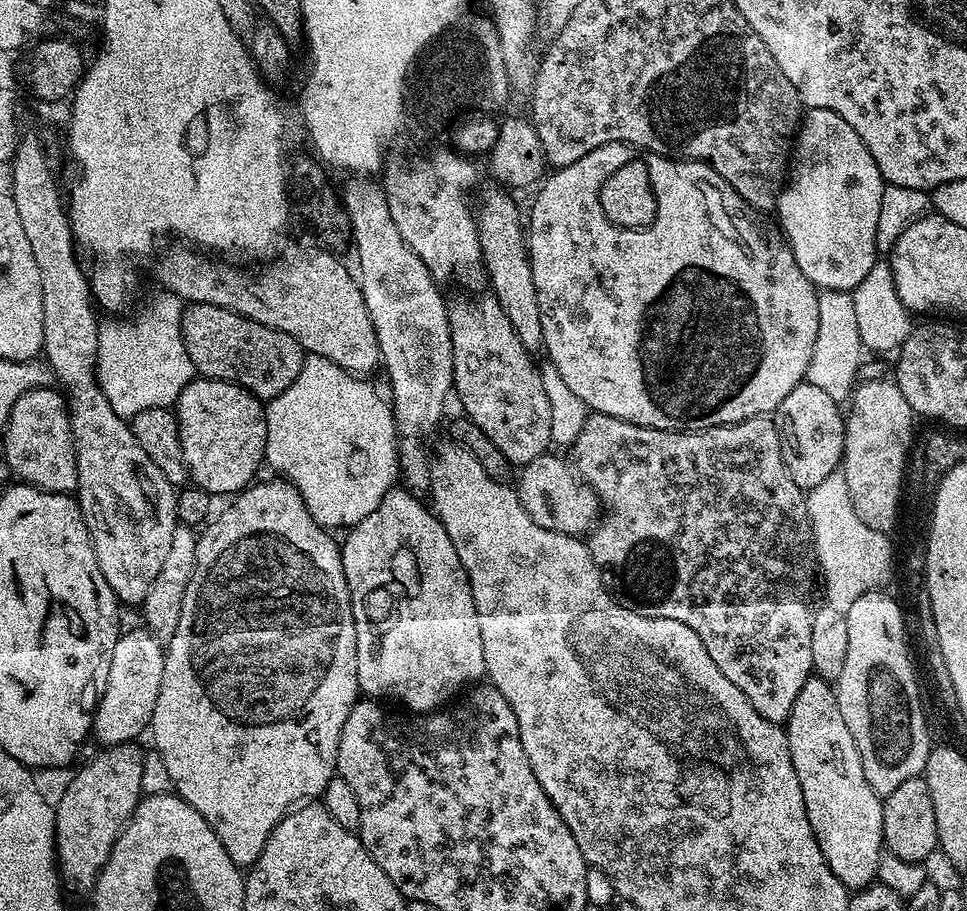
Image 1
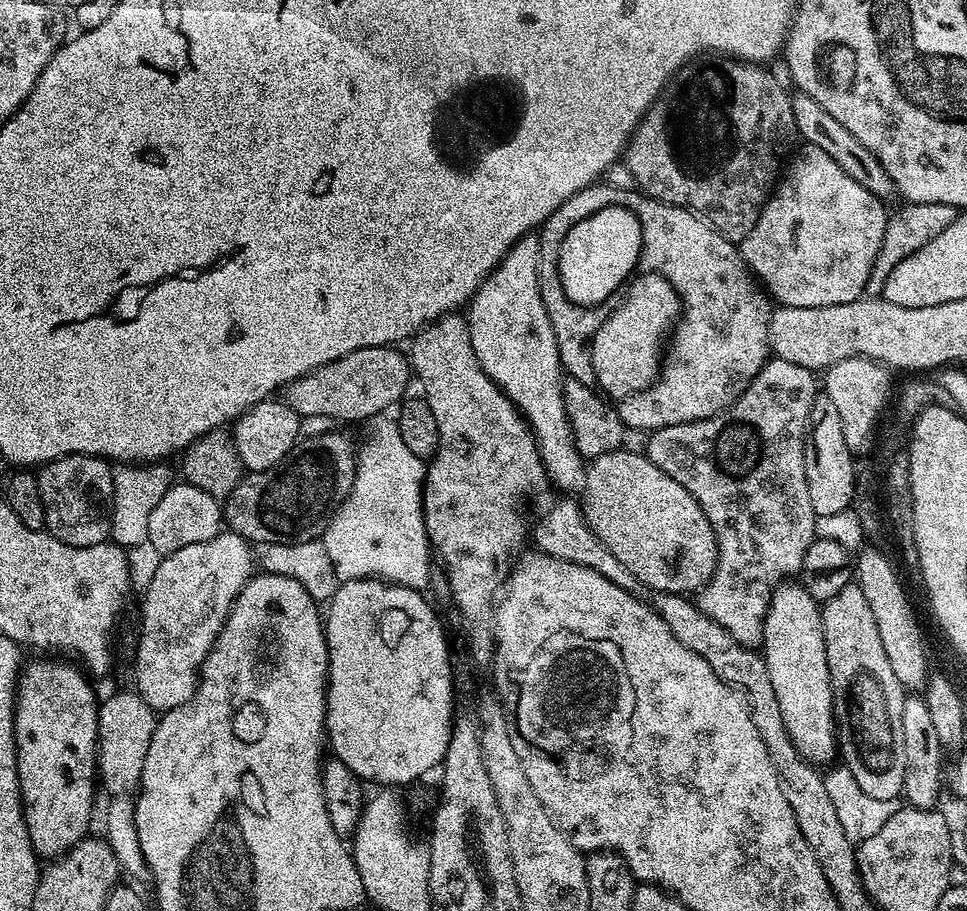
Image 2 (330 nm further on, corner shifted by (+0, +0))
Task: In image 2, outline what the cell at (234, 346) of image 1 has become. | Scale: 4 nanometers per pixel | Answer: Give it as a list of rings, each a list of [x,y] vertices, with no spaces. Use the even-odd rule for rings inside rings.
[[[384,345],[351,351],[350,354],[326,366],[318,366],[302,378],[287,384],[282,389],[282,399],[290,406],[290,410],[294,410],[302,418],[321,416],[334,422],[354,422],[377,417],[383,413],[382,410],[401,401],[409,380],[412,380],[411,361],[400,350]]]

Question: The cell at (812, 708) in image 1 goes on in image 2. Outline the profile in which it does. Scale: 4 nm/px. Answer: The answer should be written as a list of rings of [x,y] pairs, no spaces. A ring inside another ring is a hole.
[[[785,582],[777,588],[776,593],[772,596],[772,601],[768,607],[768,613],[764,619],[764,638],[762,641],[762,655],[766,662],[766,670],[770,670],[770,682],[774,685],[774,695],[778,698],[778,707],[782,709],[782,722],[786,722],[786,732],[790,734],[790,742],[794,742],[794,746],[798,750],[798,754],[802,754],[802,758],[806,758],[812,764],[817,766],[828,766],[833,763],[832,759],[838,756],[838,733],[836,731],[836,711],[832,705],[832,683],[830,682],[830,670],[826,662],[826,646],[824,645],[824,635],[822,634],[822,618],[820,617],[821,605],[814,598],[810,598],[810,594],[799,583]]]

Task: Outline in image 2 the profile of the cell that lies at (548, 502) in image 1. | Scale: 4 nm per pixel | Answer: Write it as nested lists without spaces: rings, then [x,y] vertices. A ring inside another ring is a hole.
[[[617,450],[610,454],[595,457],[586,468],[586,483],[582,489],[583,496],[582,511],[584,521],[588,523],[590,530],[594,530],[594,534],[598,534],[598,538],[604,543],[606,550],[610,550],[610,554],[614,554],[614,558],[618,558],[618,562],[622,562],[622,566],[626,566],[626,570],[630,570],[630,574],[634,574],[643,587],[645,584],[646,587],[653,588],[653,593],[695,594],[707,584],[708,579],[714,574],[716,559],[718,558],[718,546],[716,545],[716,535],[702,510],[702,506],[692,497],[690,490],[686,490],[686,486],[674,482],[674,478],[670,478],[670,474],[666,474],[658,466],[654,466],[654,462],[650,462],[647,455]]]

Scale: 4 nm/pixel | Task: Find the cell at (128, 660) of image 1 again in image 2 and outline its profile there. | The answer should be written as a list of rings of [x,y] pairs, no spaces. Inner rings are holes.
[[[222,530],[210,542],[194,542],[190,546],[182,546],[182,550],[174,550],[163,557],[164,560],[152,572],[152,577],[148,580],[148,589],[144,592],[144,601],[140,604],[140,637],[136,640],[136,684],[135,691],[147,702],[153,712],[163,714],[172,708],[182,706],[196,692],[196,685],[200,682],[200,668],[204,665],[206,654],[214,646],[222,626],[228,620],[228,615],[232,609],[232,604],[238,598],[238,594],[244,589],[244,583],[251,580],[254,575],[254,552],[249,541],[244,540],[236,532]]]

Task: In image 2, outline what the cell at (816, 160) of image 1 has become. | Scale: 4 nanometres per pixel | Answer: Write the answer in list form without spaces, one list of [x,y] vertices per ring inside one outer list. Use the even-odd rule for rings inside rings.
[[[804,144],[801,149],[800,153],[797,151],[791,157],[791,160],[793,159],[792,165],[790,165],[790,160],[786,171],[781,175],[774,189],[774,194],[769,196],[767,202],[765,202],[758,222],[754,222],[754,230],[750,230],[750,234],[746,234],[746,238],[739,241],[740,257],[746,261],[749,268],[752,269],[753,277],[763,285],[767,295],[777,305],[809,308],[810,306],[838,306],[846,302],[854,302],[864,296],[864,287],[870,278],[874,258],[878,258],[878,246],[882,246],[882,234],[886,234],[886,226],[890,215],[889,209],[884,209],[887,208],[885,201],[880,200],[874,194],[870,194],[870,190],[866,190],[866,186],[862,186],[850,174],[846,174],[846,170],[842,170],[842,166],[838,166],[838,162],[834,162],[834,158],[830,158],[830,154],[818,150],[818,146],[813,144]]]

